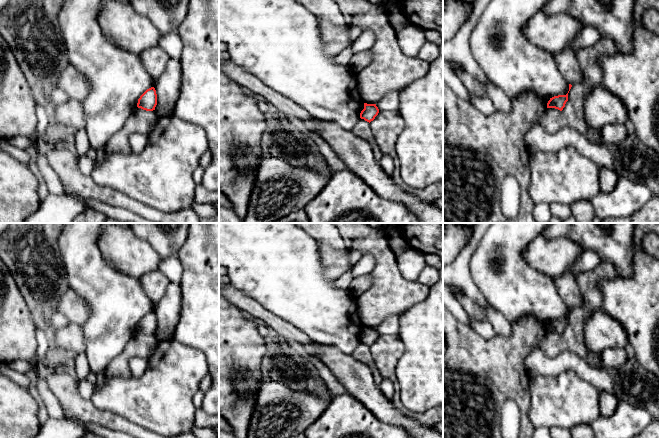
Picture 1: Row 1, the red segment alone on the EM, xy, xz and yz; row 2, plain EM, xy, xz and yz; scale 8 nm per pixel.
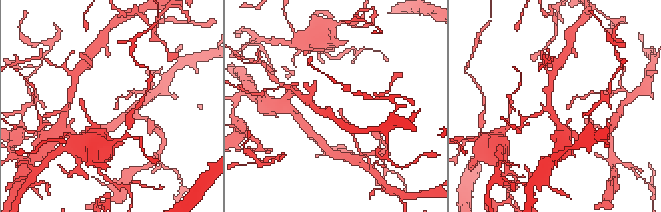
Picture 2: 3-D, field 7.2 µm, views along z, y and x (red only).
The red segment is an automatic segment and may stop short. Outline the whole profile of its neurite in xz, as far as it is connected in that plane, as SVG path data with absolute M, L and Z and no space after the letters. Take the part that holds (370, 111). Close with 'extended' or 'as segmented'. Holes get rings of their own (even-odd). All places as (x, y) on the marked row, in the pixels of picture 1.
M364 103L364 109L360 113L360 118L370 123L375 119L378 113L379 109L376 104Z | as segmented

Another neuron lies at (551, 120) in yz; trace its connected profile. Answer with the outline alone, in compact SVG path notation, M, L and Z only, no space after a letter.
M601 37L590 47L582 48L575 52L584 81L580 84L572 85L568 93L568 101L562 111L555 108L547 108L539 118L539 123L547 132L555 133L563 127L570 127L585 135L587 130L591 128L587 124L584 115L585 97L593 89L602 87L603 84L599 58L615 53L617 53L615 43L605 37Z

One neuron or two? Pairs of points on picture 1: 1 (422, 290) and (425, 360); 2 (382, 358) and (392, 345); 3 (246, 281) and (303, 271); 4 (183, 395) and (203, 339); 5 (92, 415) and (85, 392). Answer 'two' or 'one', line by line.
1: two
2: one
3: one
4: two
5: two

